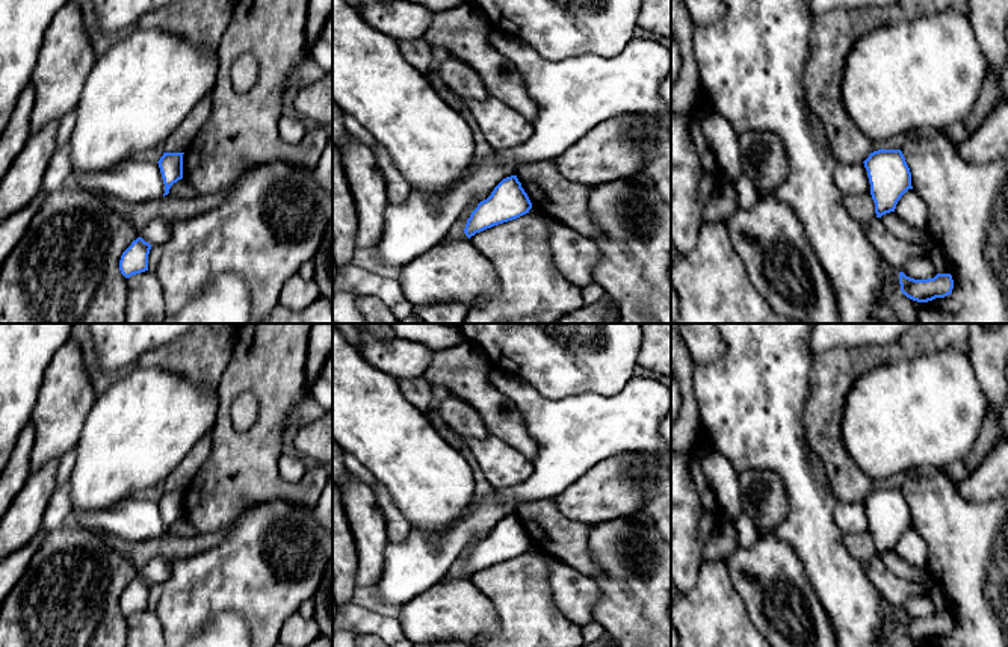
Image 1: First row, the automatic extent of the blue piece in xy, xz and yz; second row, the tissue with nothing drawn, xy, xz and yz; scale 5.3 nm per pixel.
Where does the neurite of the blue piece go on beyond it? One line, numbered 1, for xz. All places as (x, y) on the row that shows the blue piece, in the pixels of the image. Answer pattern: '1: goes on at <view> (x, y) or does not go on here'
1: does not go on here

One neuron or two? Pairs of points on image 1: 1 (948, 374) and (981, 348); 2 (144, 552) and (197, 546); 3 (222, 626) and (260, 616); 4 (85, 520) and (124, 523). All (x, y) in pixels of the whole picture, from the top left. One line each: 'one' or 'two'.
1: two
2: one
3: two
4: one

